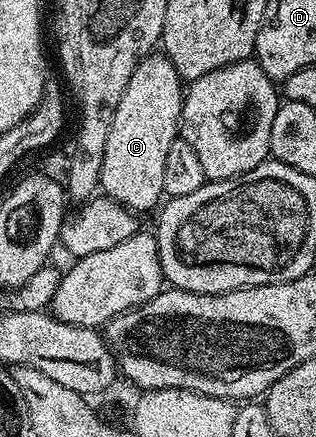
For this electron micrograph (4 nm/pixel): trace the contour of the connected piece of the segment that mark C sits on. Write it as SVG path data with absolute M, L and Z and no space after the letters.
M155 51L144 57L133 71L133 75L129 75L125 95L121 95L121 103L117 103L117 111L113 115L105 139L105 155L99 172L99 189L136 214L143 215L146 209L154 210L160 204L159 197L164 196L165 158L170 144L180 136L179 117L183 114L184 92L185 82L177 75L173 63L162 52Z

